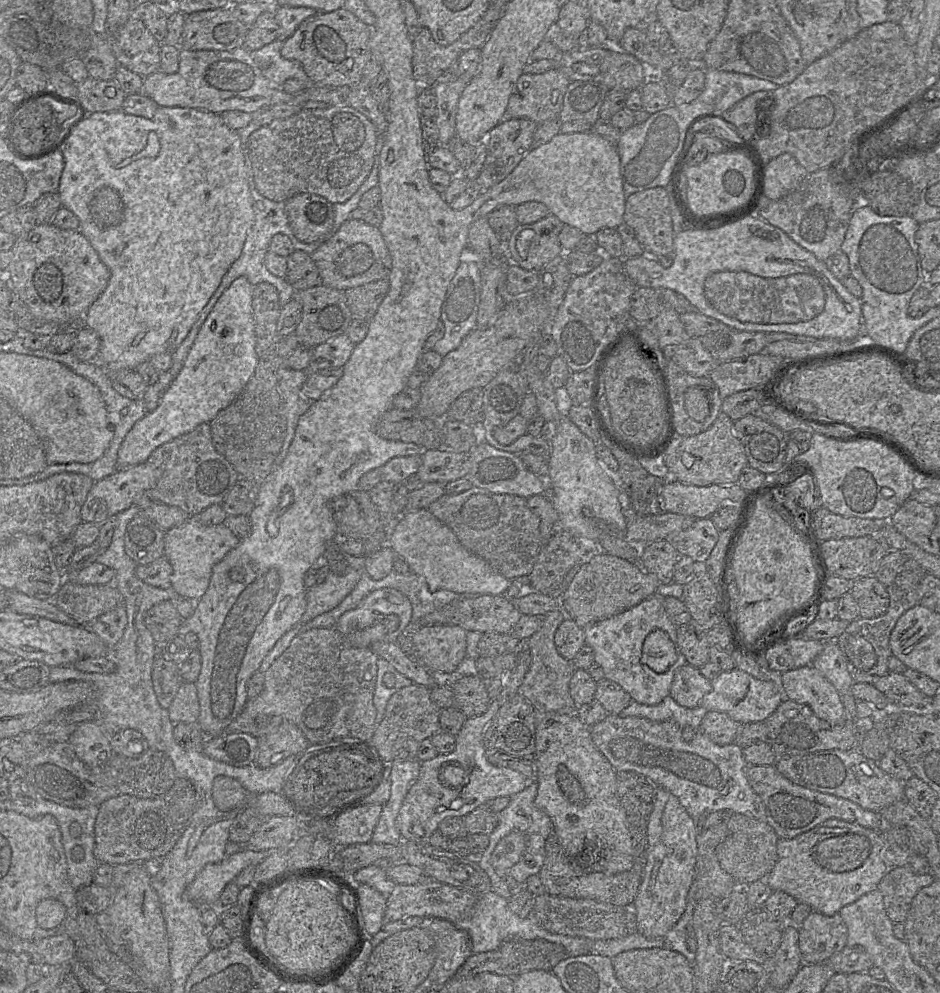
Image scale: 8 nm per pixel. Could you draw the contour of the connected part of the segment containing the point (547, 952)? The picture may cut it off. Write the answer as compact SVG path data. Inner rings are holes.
M513 938L502 943L496 950L472 954L455 975L457 977L474 977L479 973L490 972L516 977L532 970L552 971L560 961L568 957L566 949L560 944L555 944L544 939L527 940Z

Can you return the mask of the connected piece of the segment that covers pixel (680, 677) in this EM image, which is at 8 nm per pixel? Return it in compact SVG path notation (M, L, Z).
M686 663L675 673L670 696L684 707L696 708L711 690L712 682L701 674L699 668Z

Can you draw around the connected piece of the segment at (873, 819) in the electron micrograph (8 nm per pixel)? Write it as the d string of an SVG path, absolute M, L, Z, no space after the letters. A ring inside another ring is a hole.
M749 765L746 769L746 776L752 789L764 803L767 823L773 827L779 838L793 839L830 818L858 824L881 834L887 833L893 827L880 812L864 809L845 798L794 784L782 775L775 765Z

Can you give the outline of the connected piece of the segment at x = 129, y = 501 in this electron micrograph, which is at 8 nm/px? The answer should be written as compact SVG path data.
M145 462L130 468L118 469L115 473L94 482L81 509L82 522L104 524L110 517L132 506L139 493L154 489L161 475L160 469Z

